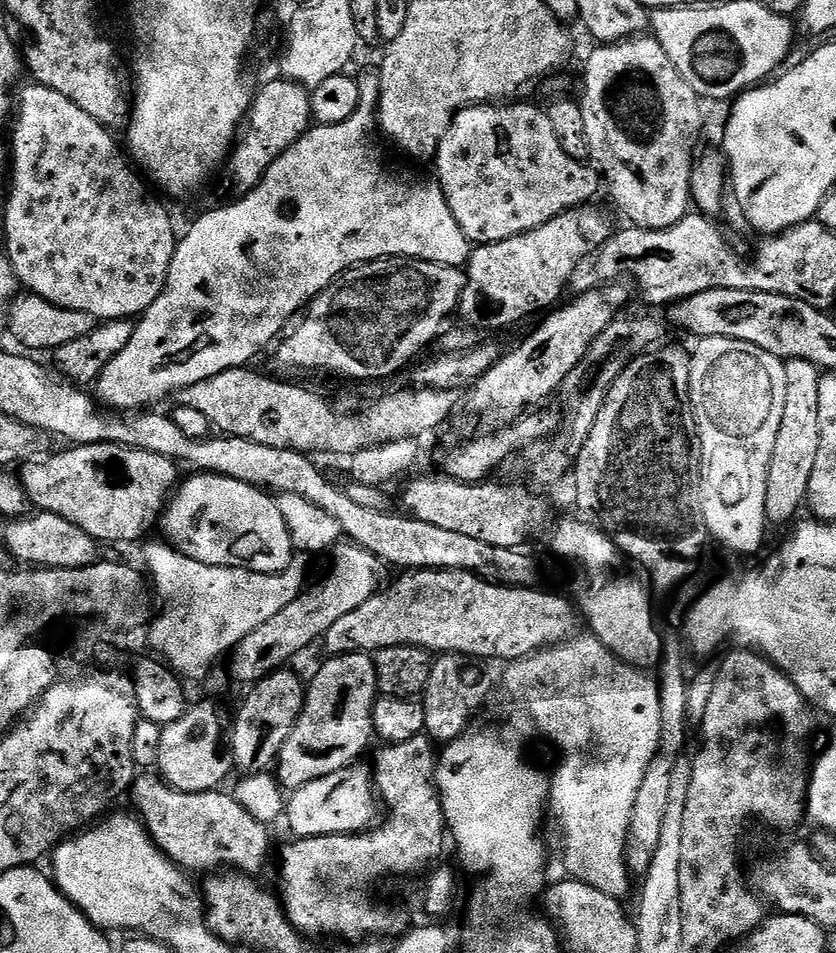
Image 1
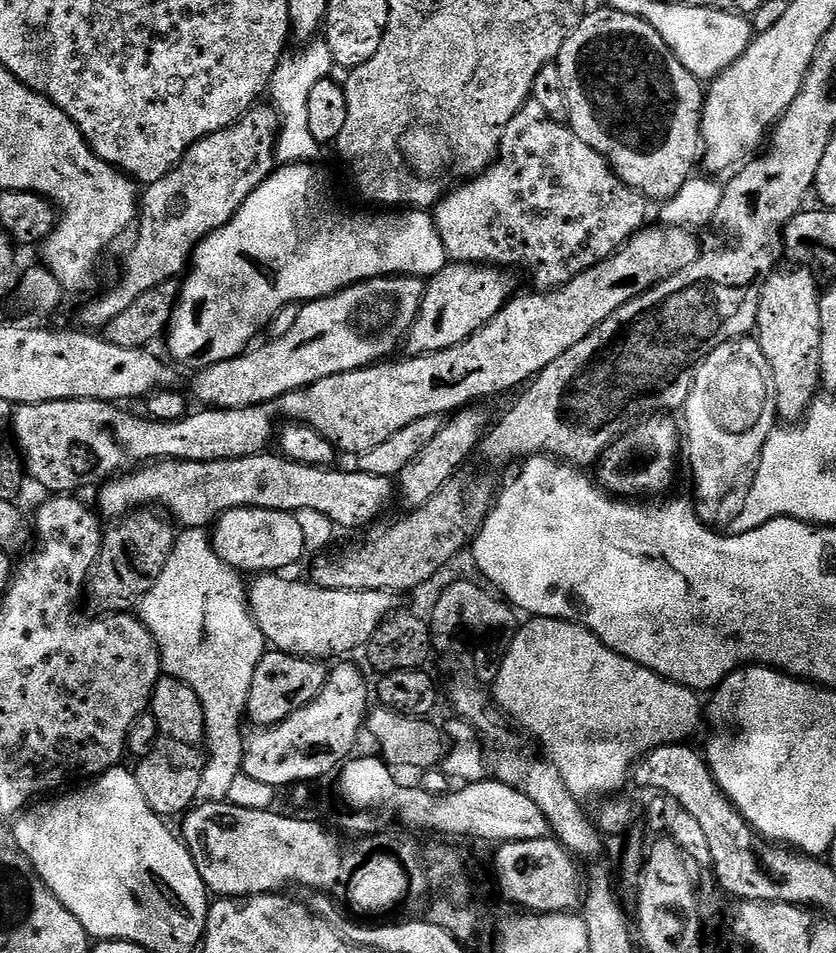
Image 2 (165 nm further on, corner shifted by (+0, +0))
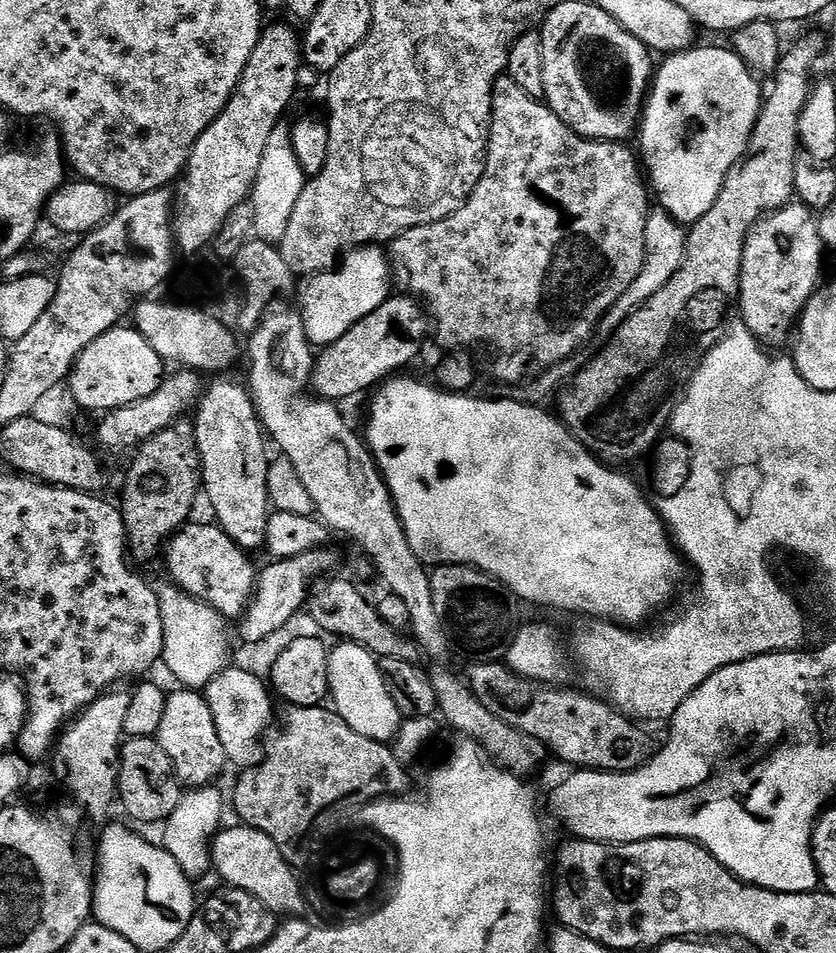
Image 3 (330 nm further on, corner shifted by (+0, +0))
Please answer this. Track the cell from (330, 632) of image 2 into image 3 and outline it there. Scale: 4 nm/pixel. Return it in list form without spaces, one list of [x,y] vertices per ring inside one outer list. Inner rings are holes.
[[[196,523],[185,524],[169,539],[166,545],[168,572],[176,579],[173,581],[188,595],[204,604],[209,604],[221,616],[243,617],[256,591],[258,568],[252,565],[253,557],[236,545],[215,523]]]

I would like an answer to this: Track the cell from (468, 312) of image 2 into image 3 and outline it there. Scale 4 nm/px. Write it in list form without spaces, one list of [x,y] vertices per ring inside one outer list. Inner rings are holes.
[[[393,294],[374,314],[366,314],[362,322],[350,326],[338,342],[319,349],[312,366],[311,391],[321,400],[341,402],[351,396],[371,393],[385,380],[403,373],[404,368],[420,352],[420,343],[430,336],[430,317],[419,299],[411,295]]]

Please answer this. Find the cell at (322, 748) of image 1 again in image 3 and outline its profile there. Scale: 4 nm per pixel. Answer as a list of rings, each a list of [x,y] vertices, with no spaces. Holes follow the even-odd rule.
[[[229,666],[223,668],[202,690],[210,706],[210,714],[214,714],[214,726],[218,726],[218,739],[226,749],[229,761],[233,765],[237,764],[240,770],[259,764],[262,737],[273,727],[274,696],[267,687],[264,688],[260,688],[260,680],[254,673]]]

